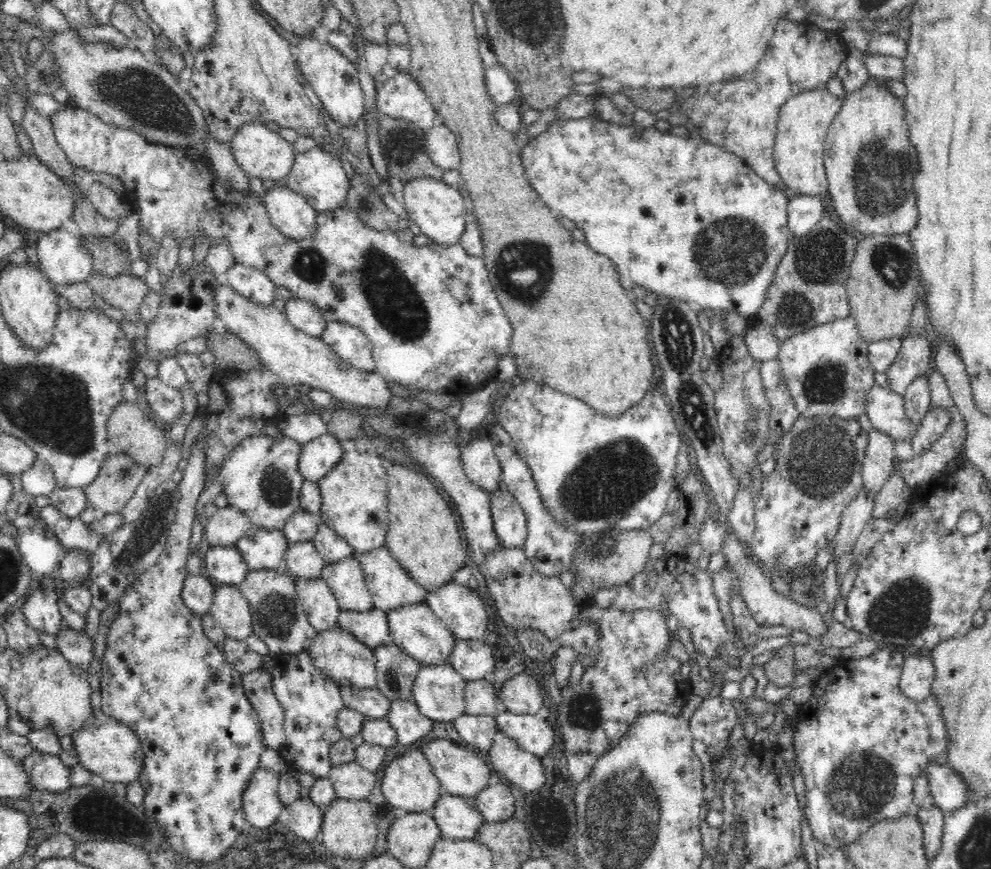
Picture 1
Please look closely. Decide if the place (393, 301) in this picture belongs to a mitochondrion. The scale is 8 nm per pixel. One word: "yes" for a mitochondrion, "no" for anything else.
yes

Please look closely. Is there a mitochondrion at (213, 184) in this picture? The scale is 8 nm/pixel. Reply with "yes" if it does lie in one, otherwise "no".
no

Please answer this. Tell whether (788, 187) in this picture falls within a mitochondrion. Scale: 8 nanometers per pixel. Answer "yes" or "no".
no

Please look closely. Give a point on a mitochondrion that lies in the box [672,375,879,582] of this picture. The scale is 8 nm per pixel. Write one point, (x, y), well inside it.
(821, 457)

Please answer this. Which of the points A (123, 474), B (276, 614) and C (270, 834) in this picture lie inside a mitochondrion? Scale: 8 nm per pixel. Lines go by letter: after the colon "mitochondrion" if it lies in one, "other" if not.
A: mitochondrion
B: mitochondrion
C: other

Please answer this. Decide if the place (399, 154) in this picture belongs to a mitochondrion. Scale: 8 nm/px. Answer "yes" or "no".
yes

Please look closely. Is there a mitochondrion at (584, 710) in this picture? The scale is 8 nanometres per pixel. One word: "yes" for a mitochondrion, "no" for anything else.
yes

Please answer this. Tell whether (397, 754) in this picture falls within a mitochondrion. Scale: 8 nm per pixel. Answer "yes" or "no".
no

